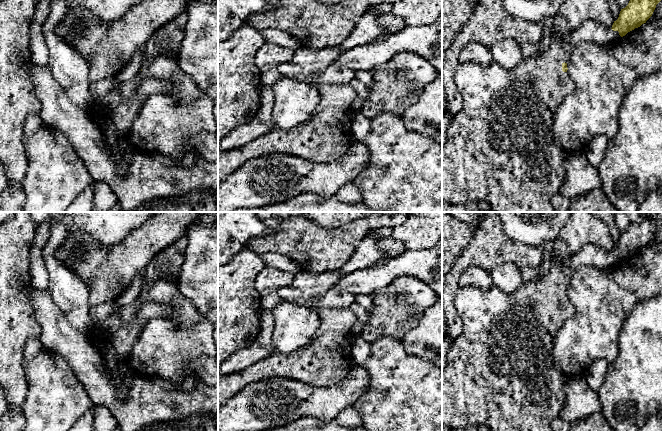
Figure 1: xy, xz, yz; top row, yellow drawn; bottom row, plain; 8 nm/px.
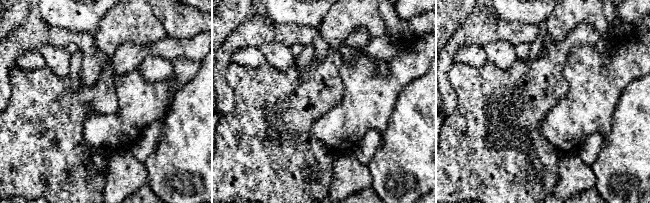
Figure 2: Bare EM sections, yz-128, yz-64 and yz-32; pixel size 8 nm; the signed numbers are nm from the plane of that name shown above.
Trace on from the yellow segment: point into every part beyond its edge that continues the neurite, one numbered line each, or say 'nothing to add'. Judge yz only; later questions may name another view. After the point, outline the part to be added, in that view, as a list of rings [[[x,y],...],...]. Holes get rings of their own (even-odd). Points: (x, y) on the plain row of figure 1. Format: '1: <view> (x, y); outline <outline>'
1: yz (500, 373); outline [[[588,244],[566,260],[563,260],[555,252],[552,252],[549,271],[532,281],[523,282],[512,294],[504,293],[495,285],[487,289],[482,289],[477,286],[459,287],[454,298],[454,304],[462,320],[463,329],[461,335],[451,341],[449,355],[446,358],[446,367],[442,371],[442,425],[452,428],[466,428],[475,425],[485,426],[490,431],[553,431],[551,422],[559,417],[564,406],[566,399],[564,385],[568,377],[563,373],[562,369],[552,357],[552,344],[559,329],[568,319],[572,318],[575,313],[574,305],[569,300],[568,296],[562,295],[562,288],[564,286],[567,288],[570,286],[574,273],[582,267],[605,269],[612,267],[620,261],[618,255],[613,255],[602,248]]]

